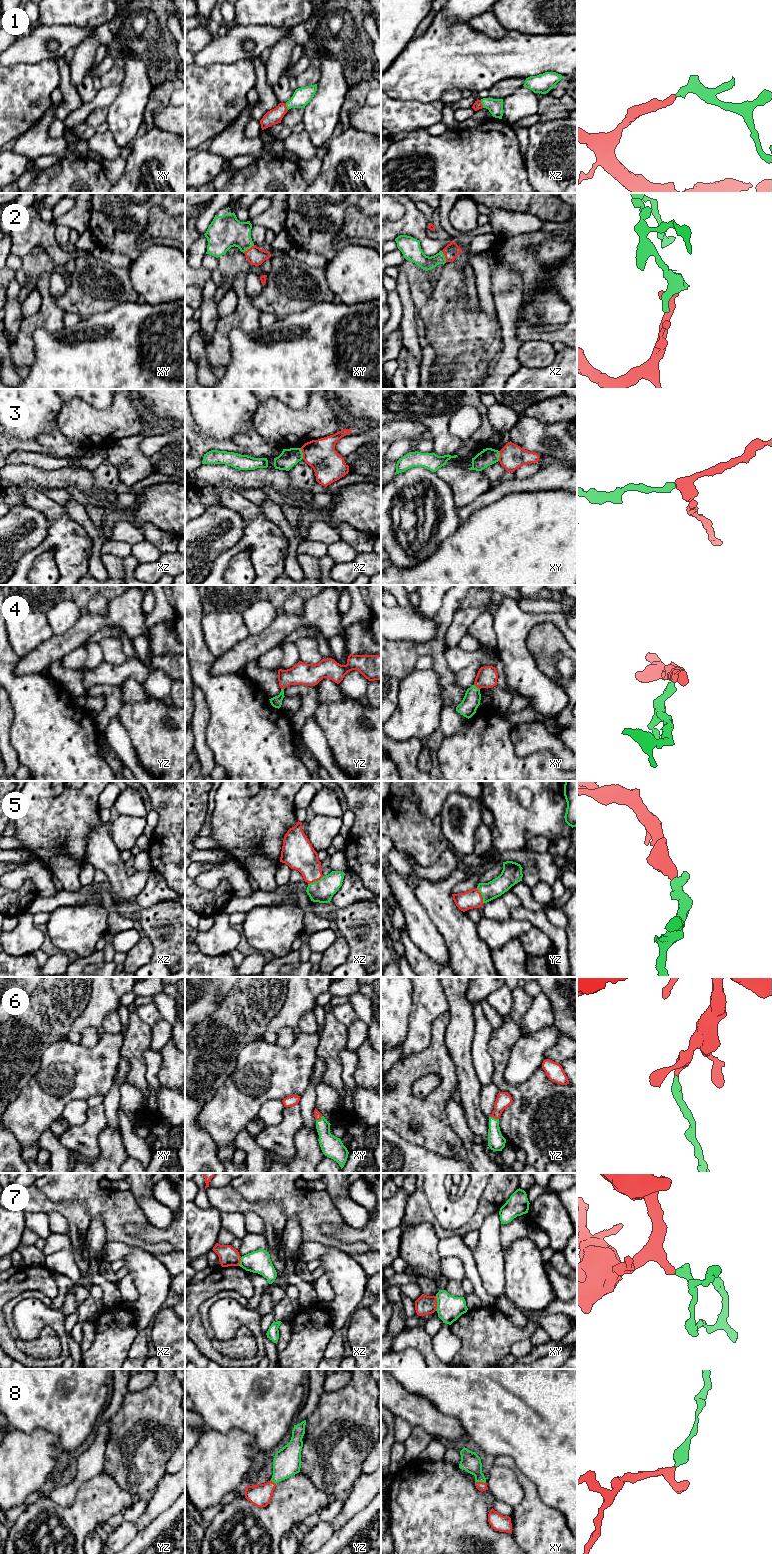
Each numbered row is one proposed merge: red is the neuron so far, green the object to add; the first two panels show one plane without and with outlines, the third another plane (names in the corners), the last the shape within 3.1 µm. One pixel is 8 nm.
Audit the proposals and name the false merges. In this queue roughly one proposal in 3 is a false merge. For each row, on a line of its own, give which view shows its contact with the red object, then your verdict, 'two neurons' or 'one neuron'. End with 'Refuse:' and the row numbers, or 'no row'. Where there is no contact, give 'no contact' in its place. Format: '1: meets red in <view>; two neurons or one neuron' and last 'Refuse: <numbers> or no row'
1: meets red in xz; one neuron
2: meets red in xy; one neuron
3: meets red in xz; two neurons
4: meets red in xy; one neuron
5: meets red in xz; one neuron
6: meets red in yz; one neuron
7: meets red in xy; two neurons
8: meets red in xy; one neuron
Refuse: 3, 7

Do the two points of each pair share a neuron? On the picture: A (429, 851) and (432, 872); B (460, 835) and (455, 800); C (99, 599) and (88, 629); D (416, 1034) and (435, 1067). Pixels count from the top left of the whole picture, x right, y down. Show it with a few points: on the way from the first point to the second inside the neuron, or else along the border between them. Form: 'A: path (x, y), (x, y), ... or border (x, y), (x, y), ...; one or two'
A: border (447, 847), (432, 864), (418, 865); two
B: path (451, 827), (454, 822), (455, 809); one
C: border (109, 601), (104, 614), (89, 612); two
D: border (431, 1026), (431, 1042), (424, 1049), (403, 1058); two

